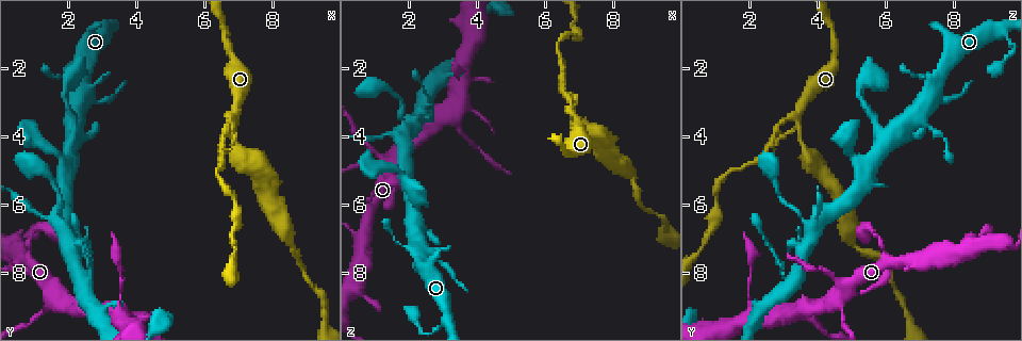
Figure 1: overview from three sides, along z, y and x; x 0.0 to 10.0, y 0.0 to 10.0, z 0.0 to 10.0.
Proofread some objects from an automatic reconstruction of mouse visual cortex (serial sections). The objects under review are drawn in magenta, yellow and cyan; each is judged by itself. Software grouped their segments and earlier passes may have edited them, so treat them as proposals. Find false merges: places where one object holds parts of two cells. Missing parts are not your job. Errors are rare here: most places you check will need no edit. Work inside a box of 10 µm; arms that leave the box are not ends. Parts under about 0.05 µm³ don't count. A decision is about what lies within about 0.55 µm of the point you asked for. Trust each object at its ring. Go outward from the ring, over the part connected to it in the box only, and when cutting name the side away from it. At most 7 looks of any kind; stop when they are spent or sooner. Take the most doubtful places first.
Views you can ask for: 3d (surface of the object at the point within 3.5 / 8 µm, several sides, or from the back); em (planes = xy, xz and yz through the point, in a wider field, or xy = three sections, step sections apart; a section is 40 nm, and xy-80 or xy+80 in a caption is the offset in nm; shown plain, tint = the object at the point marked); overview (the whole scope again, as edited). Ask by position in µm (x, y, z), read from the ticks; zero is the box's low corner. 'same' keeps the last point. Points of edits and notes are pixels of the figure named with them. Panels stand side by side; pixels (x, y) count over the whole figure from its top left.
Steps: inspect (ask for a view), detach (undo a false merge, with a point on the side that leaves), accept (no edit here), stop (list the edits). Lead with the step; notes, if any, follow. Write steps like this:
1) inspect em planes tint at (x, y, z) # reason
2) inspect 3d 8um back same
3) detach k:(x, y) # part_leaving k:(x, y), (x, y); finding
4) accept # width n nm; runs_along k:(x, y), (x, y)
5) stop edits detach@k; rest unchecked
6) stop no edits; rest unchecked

inspect 3d 3.5um at (6.85, 3.45, 3.35) # two arms in line, one across

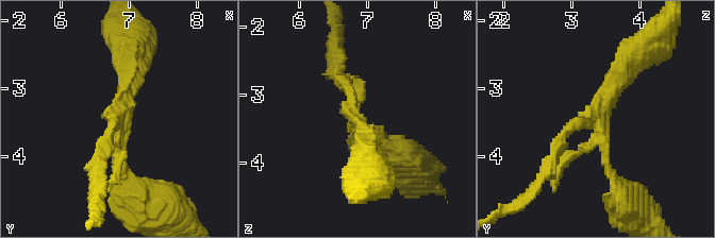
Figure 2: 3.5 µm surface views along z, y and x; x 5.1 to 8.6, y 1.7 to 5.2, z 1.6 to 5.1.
inspect em xy step 3 tint at (6.85, 3.40, 3.40) # now the EM

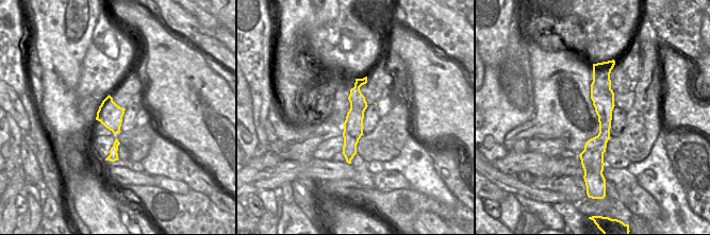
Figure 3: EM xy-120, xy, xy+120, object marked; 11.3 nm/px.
accept # width 220 nm; runs_along 2:(633, 58), (597, 114), (616, 183); continuous, no second cell

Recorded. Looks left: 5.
inspect 3d 3.5um back at (1.95, 6.75, 3.95) # thin arm on a thick one

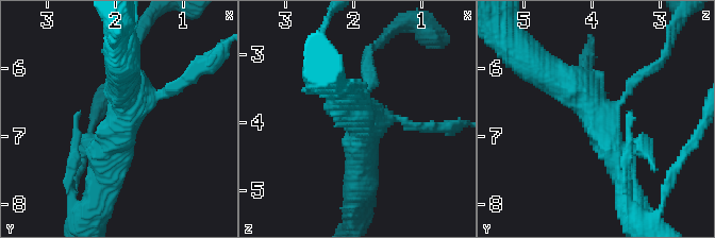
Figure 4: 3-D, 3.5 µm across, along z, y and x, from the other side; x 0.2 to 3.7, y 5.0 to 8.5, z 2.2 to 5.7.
inspect em xy step 2 tint at (1.95, 6.75, 3.95) # arms 4; arm_widths 150, 150, 400, 450 nm

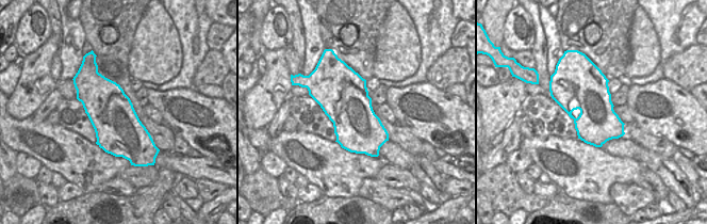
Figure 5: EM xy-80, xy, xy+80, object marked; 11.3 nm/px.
inspect em xy step 5 tint same # another direction

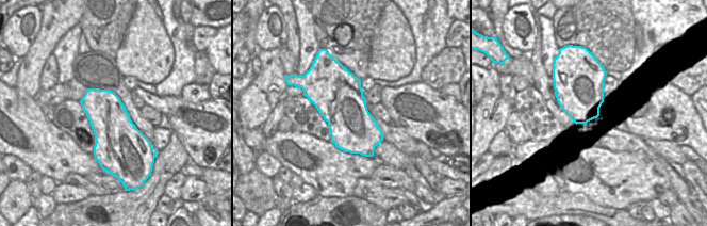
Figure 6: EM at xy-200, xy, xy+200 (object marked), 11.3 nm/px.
accept # runs_along 4:(545, 69), (585, 102), (624, 180); all the same cell

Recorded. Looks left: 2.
inspect em xy step 1 tint at (3.55, 9.35, 2.15) # thin neck

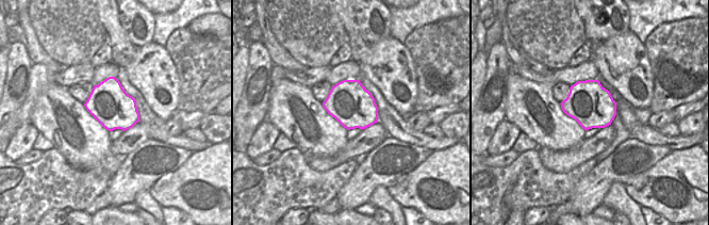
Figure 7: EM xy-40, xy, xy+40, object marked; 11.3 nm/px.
inspect 3d 3.5um same # see where the arms go

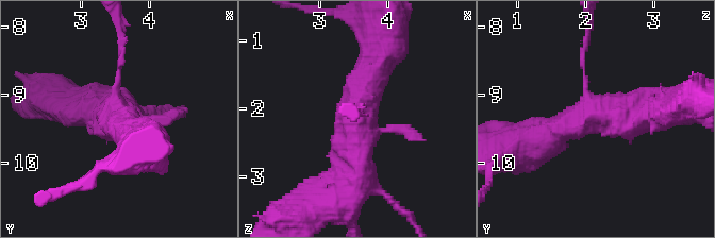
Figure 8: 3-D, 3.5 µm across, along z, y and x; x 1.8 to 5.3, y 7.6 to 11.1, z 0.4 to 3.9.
accept # runs_along 8:(343, 186), (376, 61); continuous, no second cell

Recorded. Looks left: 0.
stop no edits; rest unchecked

